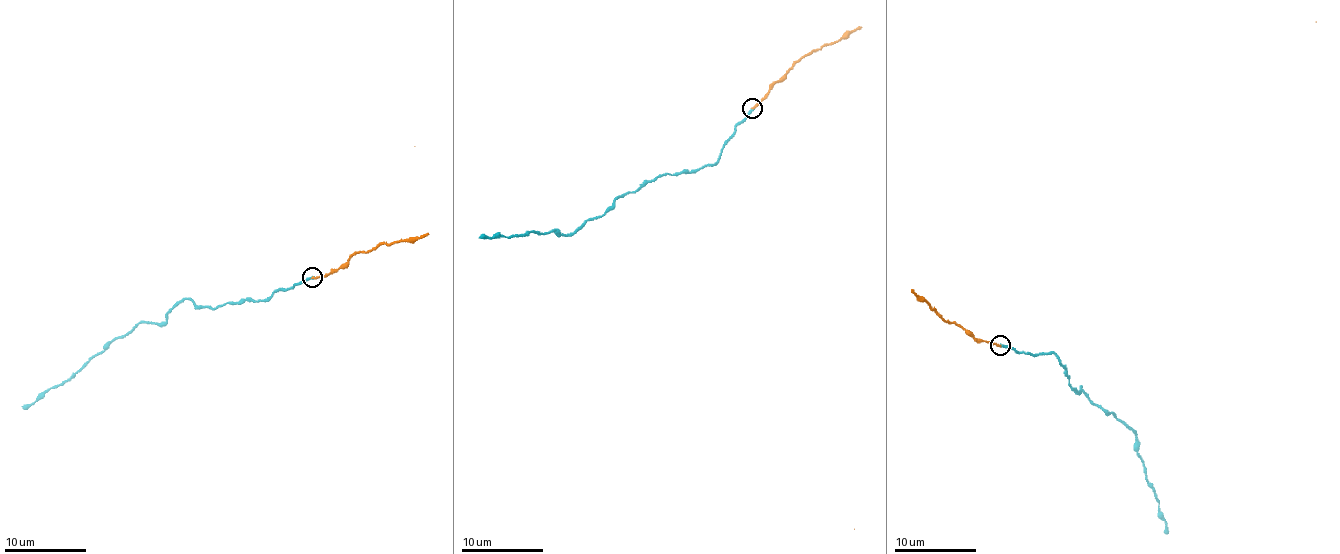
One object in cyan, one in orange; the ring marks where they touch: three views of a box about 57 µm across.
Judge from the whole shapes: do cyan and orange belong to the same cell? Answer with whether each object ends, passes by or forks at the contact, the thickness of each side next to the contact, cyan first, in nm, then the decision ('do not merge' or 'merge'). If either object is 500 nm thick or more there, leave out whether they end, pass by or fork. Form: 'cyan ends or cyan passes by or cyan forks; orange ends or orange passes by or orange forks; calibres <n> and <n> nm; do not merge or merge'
cyan ends; orange ends; calibres 200 and 190 nm; merge

